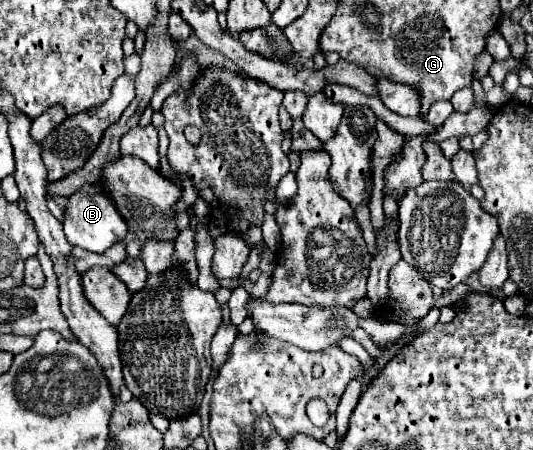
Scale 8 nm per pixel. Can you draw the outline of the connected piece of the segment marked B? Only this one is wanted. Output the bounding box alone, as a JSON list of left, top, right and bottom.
[64,182,128,254]

